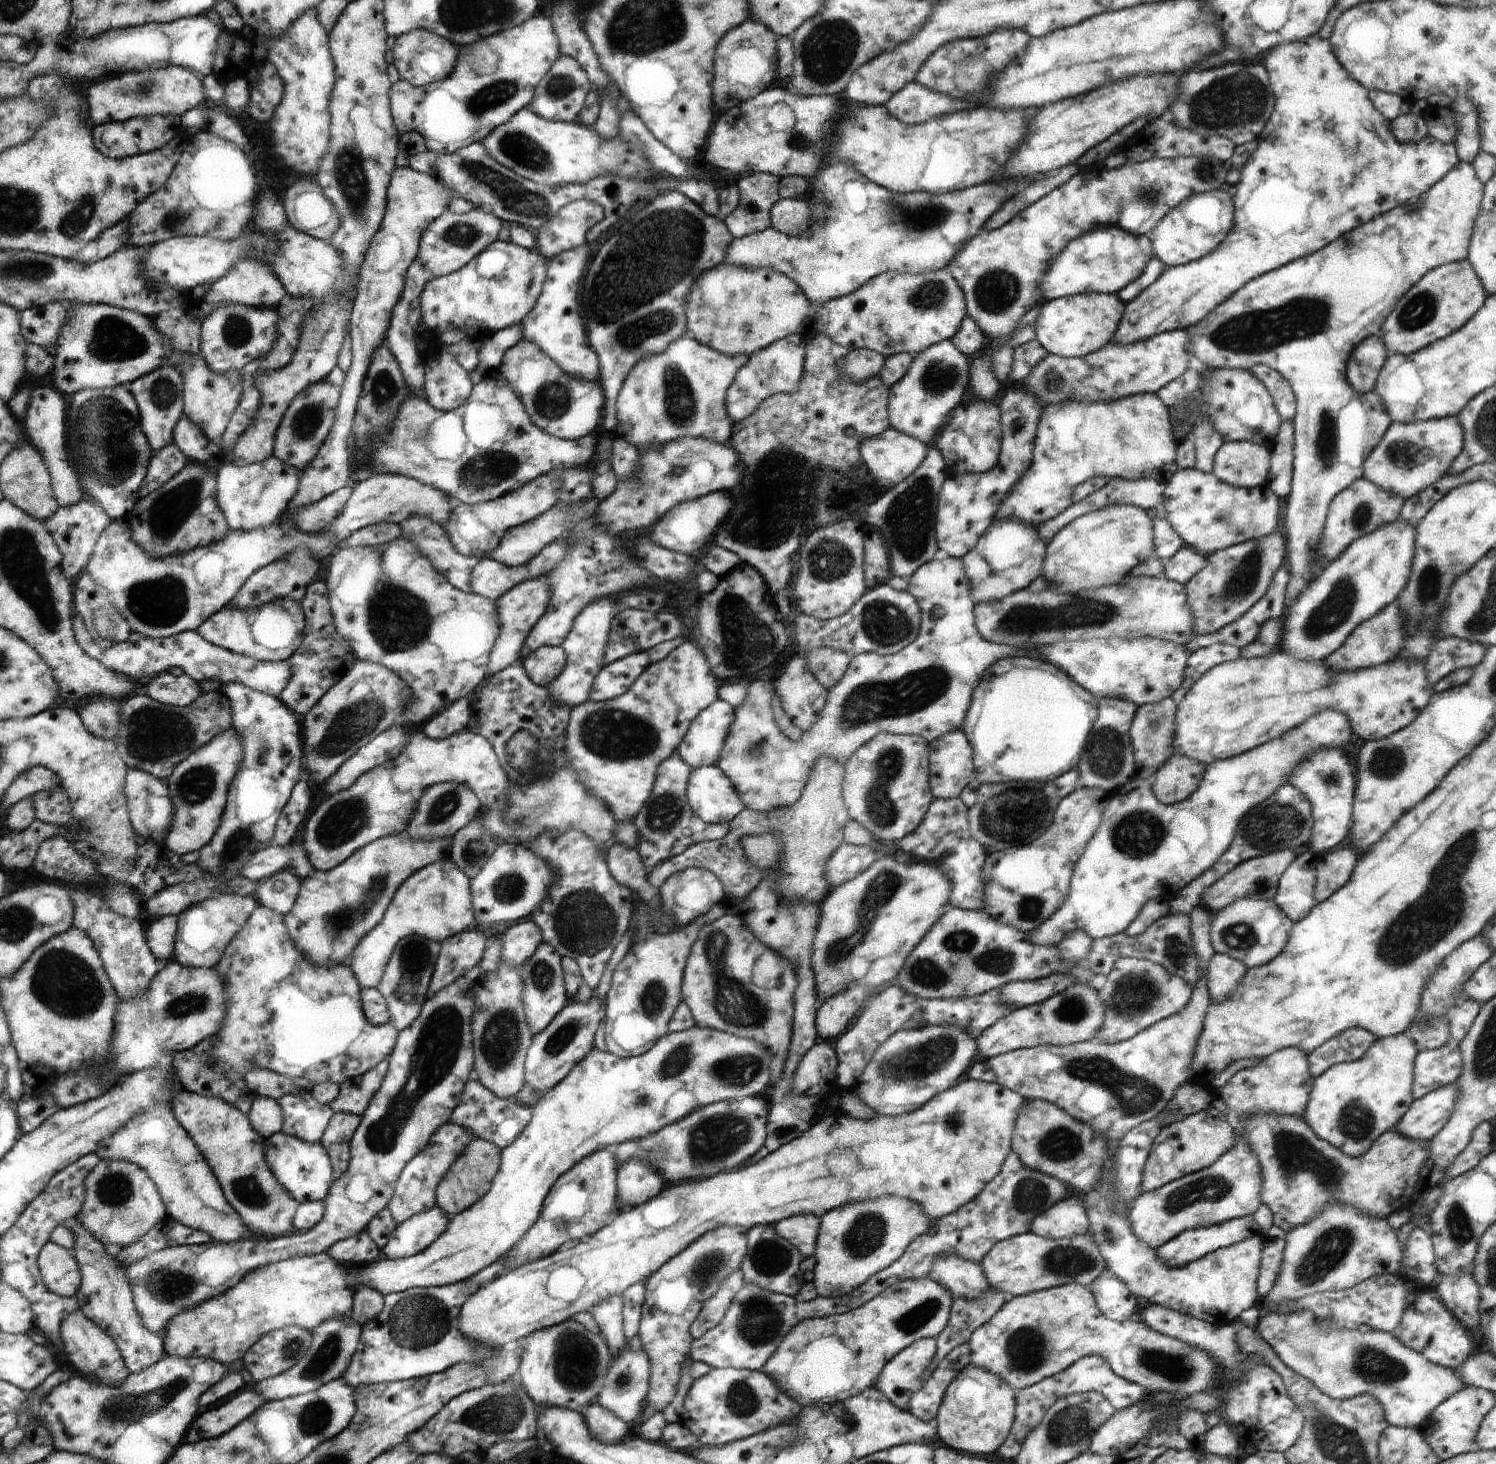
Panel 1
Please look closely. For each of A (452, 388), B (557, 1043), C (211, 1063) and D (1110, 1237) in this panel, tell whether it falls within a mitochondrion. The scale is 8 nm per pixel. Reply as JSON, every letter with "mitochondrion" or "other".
{"A":"other","B":"mitochondrion","C":"other","D":"mitochondrion"}

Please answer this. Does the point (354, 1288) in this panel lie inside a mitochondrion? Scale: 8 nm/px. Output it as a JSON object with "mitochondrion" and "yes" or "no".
{"mitochondrion":"no"}

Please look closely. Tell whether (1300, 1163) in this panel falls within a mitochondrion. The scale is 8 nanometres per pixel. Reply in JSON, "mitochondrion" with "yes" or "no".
{"mitochondrion":"yes"}

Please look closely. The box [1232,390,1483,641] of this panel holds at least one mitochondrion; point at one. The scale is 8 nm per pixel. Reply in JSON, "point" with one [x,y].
{"point":[1327,447]}

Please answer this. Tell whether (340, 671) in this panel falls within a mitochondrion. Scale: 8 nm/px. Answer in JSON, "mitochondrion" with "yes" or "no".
{"mitochondrion":"no"}

